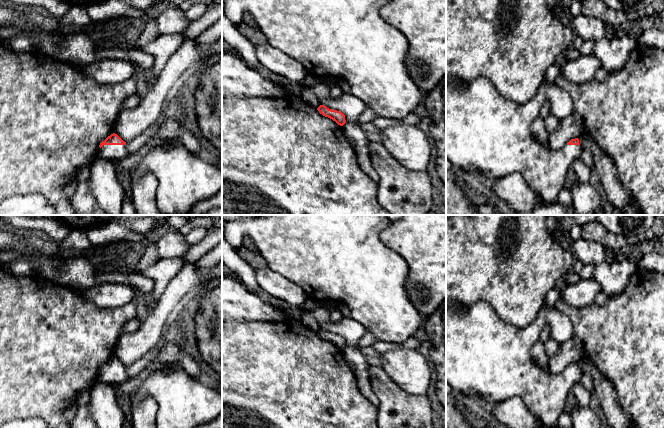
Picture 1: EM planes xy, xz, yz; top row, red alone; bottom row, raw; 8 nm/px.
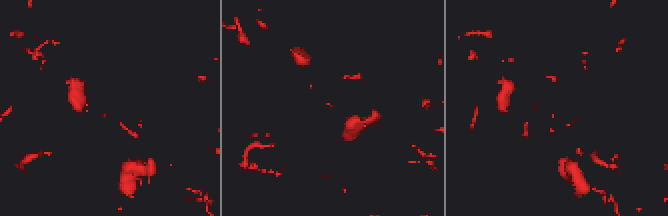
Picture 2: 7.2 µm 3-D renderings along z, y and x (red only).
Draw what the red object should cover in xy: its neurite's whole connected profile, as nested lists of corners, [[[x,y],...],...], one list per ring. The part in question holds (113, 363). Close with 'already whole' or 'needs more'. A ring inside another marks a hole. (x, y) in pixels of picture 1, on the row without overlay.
[[[115,357],[102,365],[99,371],[99,380],[112,386],[120,386],[131,379],[126,372],[126,366]]] | needs more

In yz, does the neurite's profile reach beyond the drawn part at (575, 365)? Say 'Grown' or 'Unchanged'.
Grown

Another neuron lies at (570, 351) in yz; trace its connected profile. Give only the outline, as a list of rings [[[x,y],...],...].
[[[575,336],[560,343],[560,348],[549,360],[548,369],[552,374],[563,372],[571,363],[583,358],[583,344]]]

